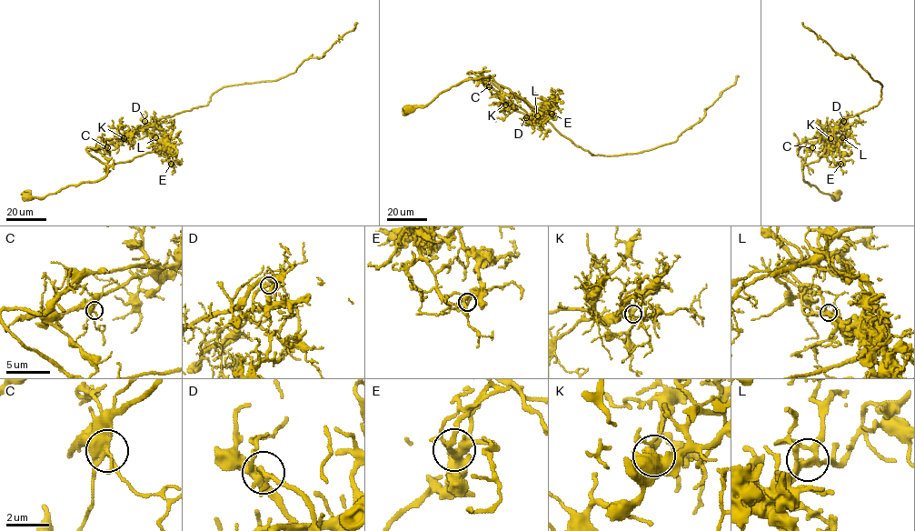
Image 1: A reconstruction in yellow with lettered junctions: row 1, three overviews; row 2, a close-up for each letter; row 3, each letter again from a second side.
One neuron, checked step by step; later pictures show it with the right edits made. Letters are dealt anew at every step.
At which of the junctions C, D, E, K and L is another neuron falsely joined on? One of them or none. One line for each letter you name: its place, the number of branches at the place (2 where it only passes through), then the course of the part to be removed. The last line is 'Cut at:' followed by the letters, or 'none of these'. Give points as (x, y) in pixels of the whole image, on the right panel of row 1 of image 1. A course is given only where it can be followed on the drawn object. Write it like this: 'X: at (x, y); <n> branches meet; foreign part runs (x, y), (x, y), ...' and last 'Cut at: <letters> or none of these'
D: at (843, 121); 5 branches meet; foreign part runs (843, 120), (845, 125), (821, 138), (844, 118), (877, 105), (882, 86), (856, 59), (837, 54), (802, 22)
Cut at: D

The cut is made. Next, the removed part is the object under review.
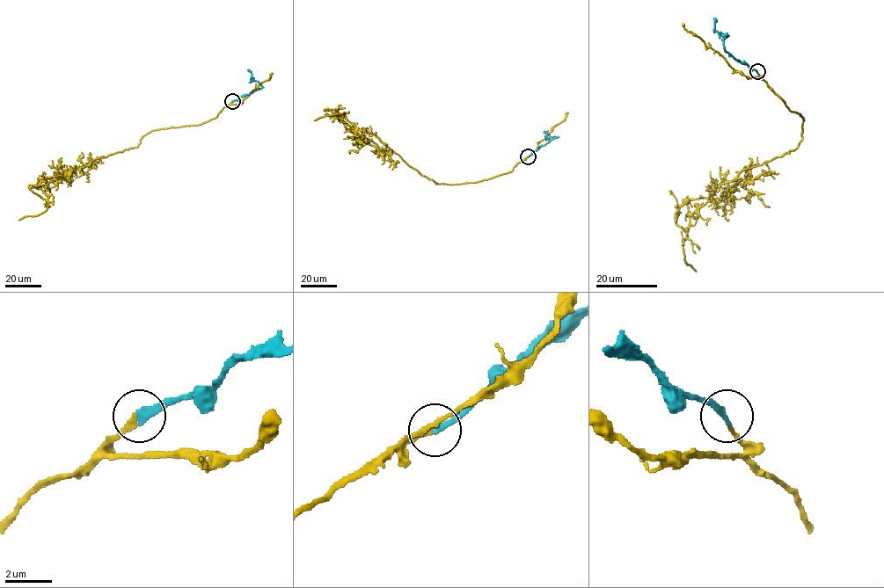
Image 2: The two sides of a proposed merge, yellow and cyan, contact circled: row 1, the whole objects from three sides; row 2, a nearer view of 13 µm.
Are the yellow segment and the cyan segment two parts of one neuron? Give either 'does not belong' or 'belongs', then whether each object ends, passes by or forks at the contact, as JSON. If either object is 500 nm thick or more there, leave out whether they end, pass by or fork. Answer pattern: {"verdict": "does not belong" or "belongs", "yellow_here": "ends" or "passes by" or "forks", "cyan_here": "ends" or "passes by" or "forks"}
{"verdict": "belongs", "yellow_here": "ends", "cyan_here": "ends"}

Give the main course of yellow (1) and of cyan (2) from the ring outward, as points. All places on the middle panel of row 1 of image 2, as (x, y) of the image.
1: (528, 156), (511, 171), (493, 177), (437, 184), (375, 134), (340, 120), (344, 112), (315, 120)
2: (528, 156), (557, 137), (547, 137), (547, 131), (544, 132)

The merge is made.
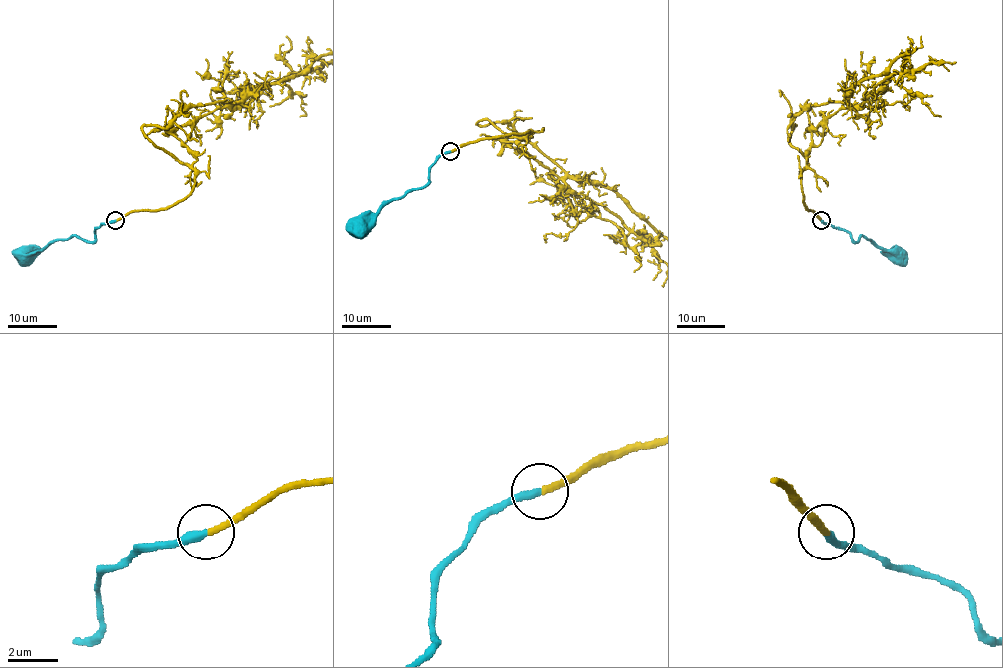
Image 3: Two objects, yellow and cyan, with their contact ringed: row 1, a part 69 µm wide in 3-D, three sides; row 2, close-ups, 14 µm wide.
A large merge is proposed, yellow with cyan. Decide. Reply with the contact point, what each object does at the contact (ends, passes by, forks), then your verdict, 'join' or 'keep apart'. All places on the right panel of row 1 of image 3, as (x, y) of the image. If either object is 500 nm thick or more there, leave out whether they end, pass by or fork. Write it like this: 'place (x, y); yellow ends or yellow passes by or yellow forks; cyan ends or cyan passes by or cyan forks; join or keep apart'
place (821, 220); yellow ends; cyan ends; join

